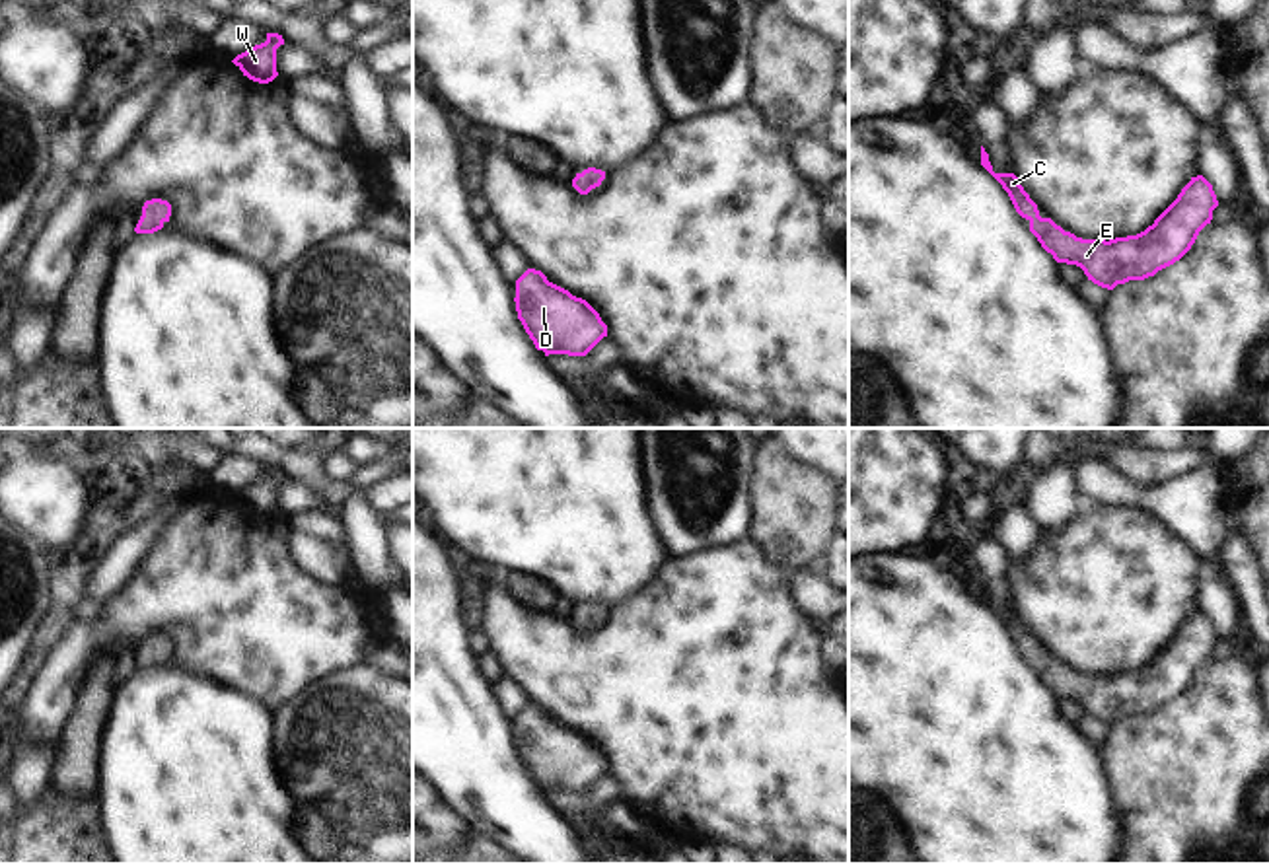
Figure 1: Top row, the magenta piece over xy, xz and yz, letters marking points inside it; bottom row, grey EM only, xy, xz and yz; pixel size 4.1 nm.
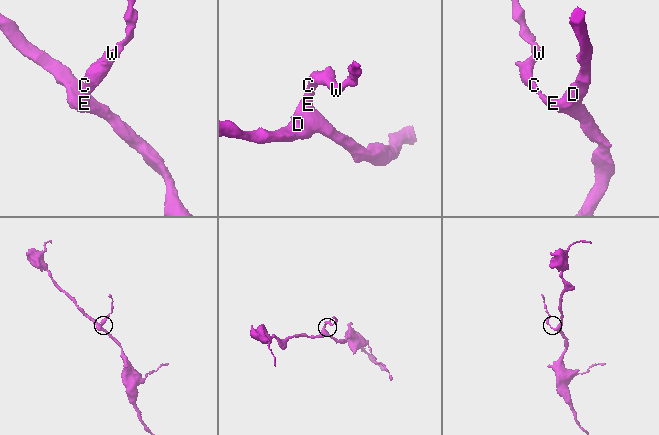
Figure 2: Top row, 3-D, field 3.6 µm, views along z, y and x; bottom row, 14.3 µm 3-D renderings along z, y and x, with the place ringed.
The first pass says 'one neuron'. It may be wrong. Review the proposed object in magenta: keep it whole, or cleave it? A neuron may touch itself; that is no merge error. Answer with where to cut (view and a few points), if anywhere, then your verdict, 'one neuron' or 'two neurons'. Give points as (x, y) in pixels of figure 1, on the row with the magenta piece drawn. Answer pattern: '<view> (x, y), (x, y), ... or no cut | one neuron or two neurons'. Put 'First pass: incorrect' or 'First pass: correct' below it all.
no cut | one neuron
First pass: correct

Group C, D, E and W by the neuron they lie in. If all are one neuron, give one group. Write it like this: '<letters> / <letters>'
C D E W

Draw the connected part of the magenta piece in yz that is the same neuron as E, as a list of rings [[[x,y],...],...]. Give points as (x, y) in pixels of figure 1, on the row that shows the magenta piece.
[[[981,146],[981,165],[1008,193],[1016,212],[1030,222],[1030,232],[1057,263],[1076,265],[1094,284],[1113,290],[1129,280],[1144,280],[1179,261],[1211,224],[1218,206],[1213,185],[1191,177],[1178,198],[1144,232],[1115,239],[1082,239],[1065,232],[1051,218],[1041,218],[1037,204],[1014,173],[995,173]]]

